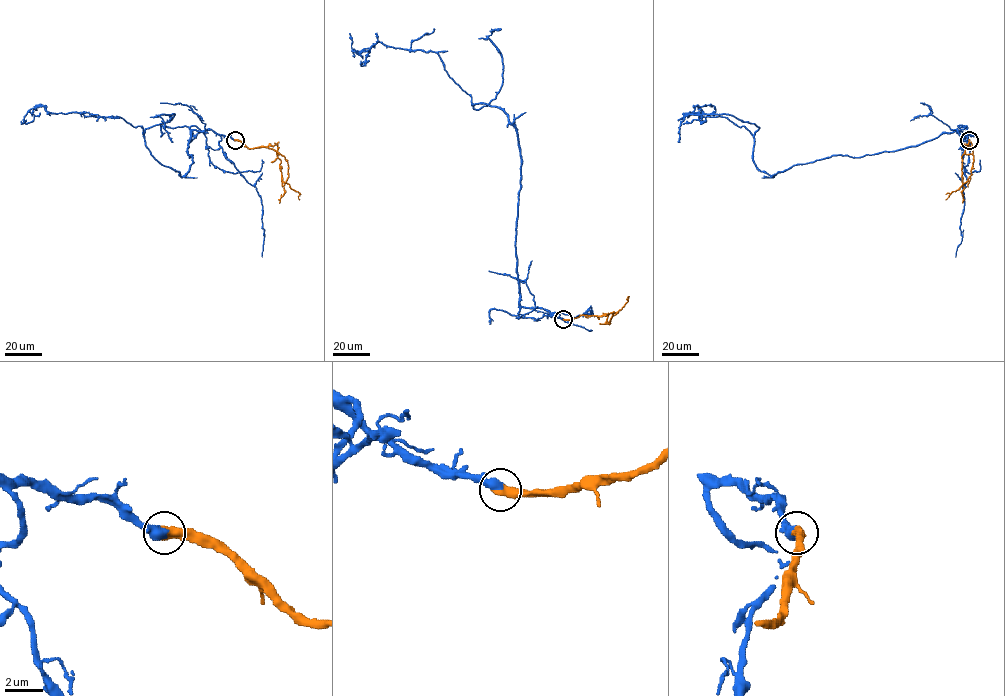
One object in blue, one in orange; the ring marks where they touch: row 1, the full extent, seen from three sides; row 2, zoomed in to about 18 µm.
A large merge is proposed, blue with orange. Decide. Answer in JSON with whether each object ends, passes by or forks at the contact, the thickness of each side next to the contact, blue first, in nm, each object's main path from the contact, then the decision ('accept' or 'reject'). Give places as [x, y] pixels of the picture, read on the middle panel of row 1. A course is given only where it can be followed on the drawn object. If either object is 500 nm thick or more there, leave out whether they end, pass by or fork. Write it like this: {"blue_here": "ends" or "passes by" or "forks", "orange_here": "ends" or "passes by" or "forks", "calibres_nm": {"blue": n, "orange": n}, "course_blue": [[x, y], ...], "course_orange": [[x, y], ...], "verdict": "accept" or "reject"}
{"calibres_nm": {"blue": 500, "orange": 550}, "course_blue": [[563, 319], [519, 303], [521, 156], [508, 117], [473, 104], [437, 53], [377, 42], [352, 49], [363, 58]], "course_orange": [[563, 319], [581, 315], [606, 315], [606, 323], [609, 324], [628, 296]], "verdict": "accept"}

